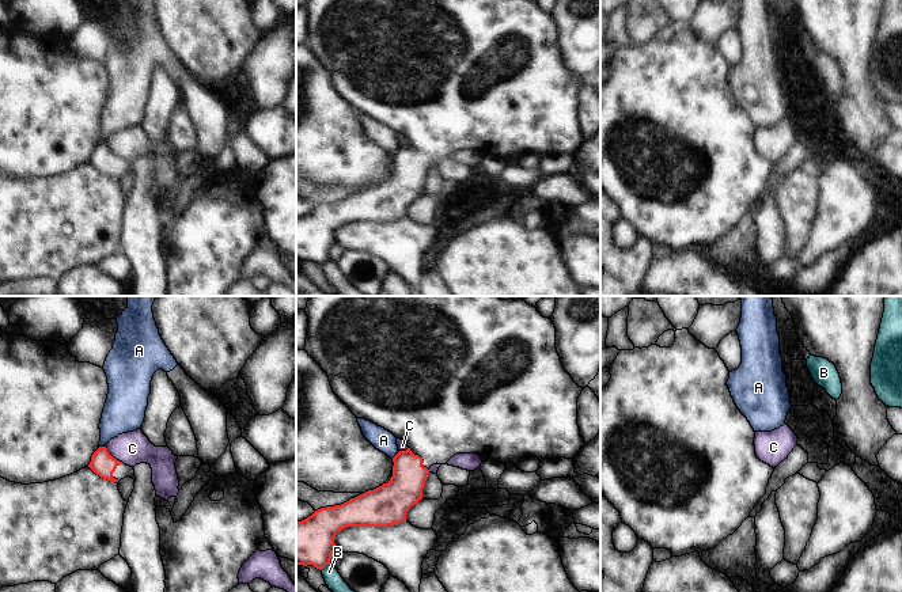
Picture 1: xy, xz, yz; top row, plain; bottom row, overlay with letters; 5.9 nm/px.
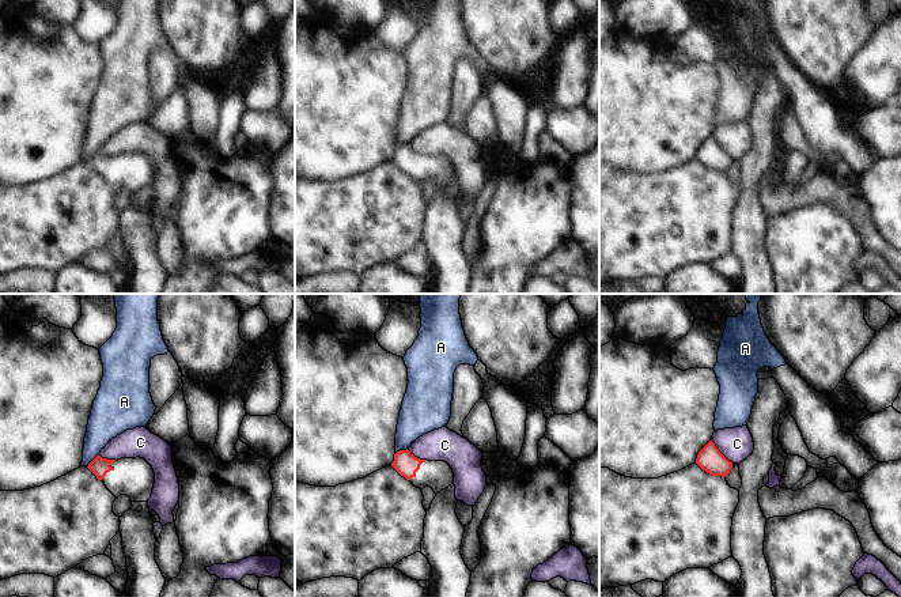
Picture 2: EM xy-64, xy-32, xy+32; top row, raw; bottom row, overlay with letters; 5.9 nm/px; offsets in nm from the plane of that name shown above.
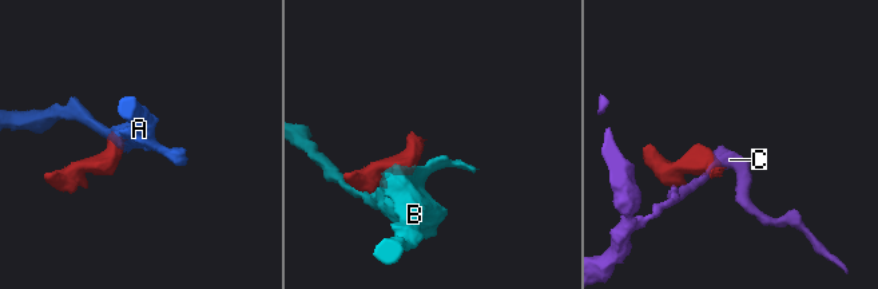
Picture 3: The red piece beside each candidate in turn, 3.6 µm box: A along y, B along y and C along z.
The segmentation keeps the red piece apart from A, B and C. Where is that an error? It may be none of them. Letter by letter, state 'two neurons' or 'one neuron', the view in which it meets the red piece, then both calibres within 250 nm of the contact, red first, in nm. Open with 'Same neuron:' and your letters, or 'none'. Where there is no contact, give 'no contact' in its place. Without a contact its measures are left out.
Same neuron: none
A: two neurons; meets red in xz; 200 nm thick on the red side, 130 nm on the other
B: two neurons; meets red in xz; 280 nm thick on the red side, 100 nm on the other
C: two neurons; meets red in xy; 150 nm thick on the red side, 200 nm on the other

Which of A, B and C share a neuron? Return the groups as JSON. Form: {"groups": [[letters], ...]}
{"groups": [["A"], ["B"], ["C"]]}

